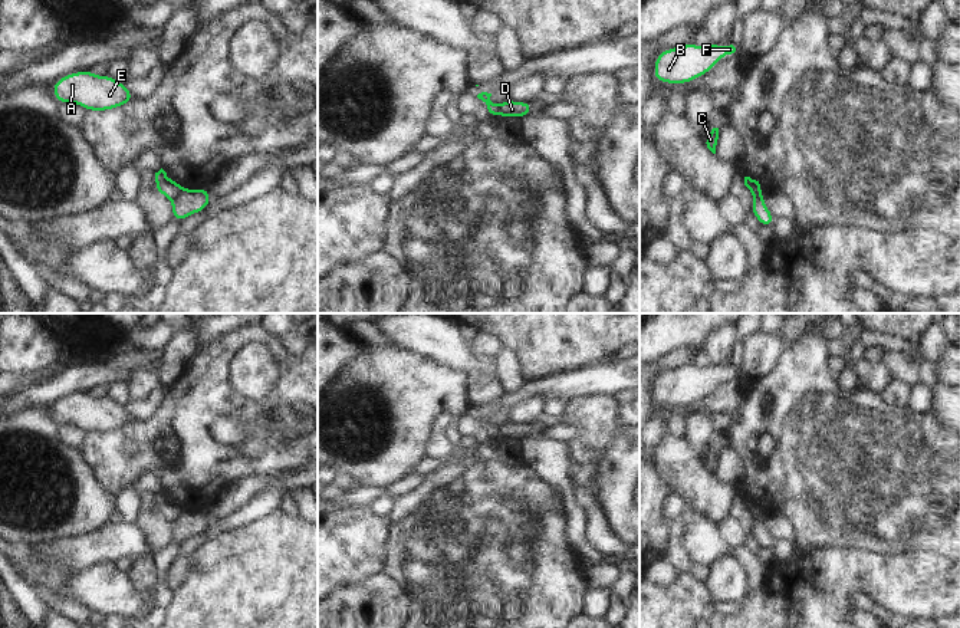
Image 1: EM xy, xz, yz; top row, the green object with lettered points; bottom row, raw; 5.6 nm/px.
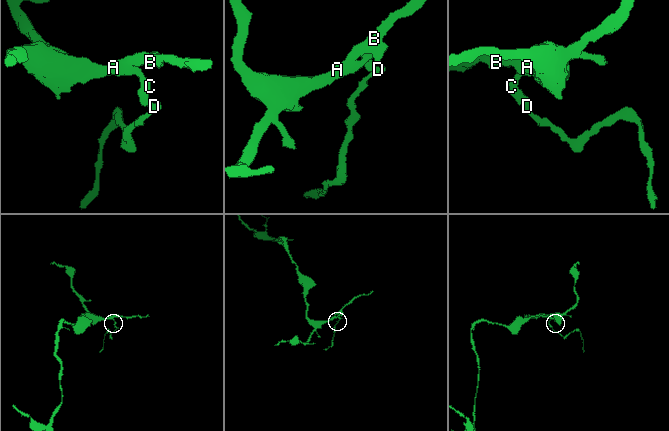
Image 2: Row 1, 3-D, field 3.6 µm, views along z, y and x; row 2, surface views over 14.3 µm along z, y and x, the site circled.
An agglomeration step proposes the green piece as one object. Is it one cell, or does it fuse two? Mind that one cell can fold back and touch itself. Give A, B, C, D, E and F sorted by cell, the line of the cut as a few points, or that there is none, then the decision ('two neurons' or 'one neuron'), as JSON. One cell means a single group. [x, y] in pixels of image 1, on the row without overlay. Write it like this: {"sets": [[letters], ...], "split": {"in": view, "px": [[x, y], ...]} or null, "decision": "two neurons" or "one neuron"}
{"sets": [["A", "B", "C", "E", "F"], ["D"]], "split": {"in": "xy", "px": [[181, 510], [171, 522]]}, "decision": "two neurons"}

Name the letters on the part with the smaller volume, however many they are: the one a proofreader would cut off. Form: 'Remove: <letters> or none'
Remove: D.

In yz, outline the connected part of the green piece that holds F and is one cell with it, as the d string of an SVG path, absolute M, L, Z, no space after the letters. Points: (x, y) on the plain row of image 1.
M710 365L707 368L681 366L663 372L654 384L654 398L657 404L681 407L691 404L707 394L724 378L736 374L733 366L720 368Z

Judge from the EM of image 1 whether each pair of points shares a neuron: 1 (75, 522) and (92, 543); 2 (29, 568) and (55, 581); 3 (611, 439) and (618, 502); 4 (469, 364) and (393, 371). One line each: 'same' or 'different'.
1: different
2: same
3: same
4: different

